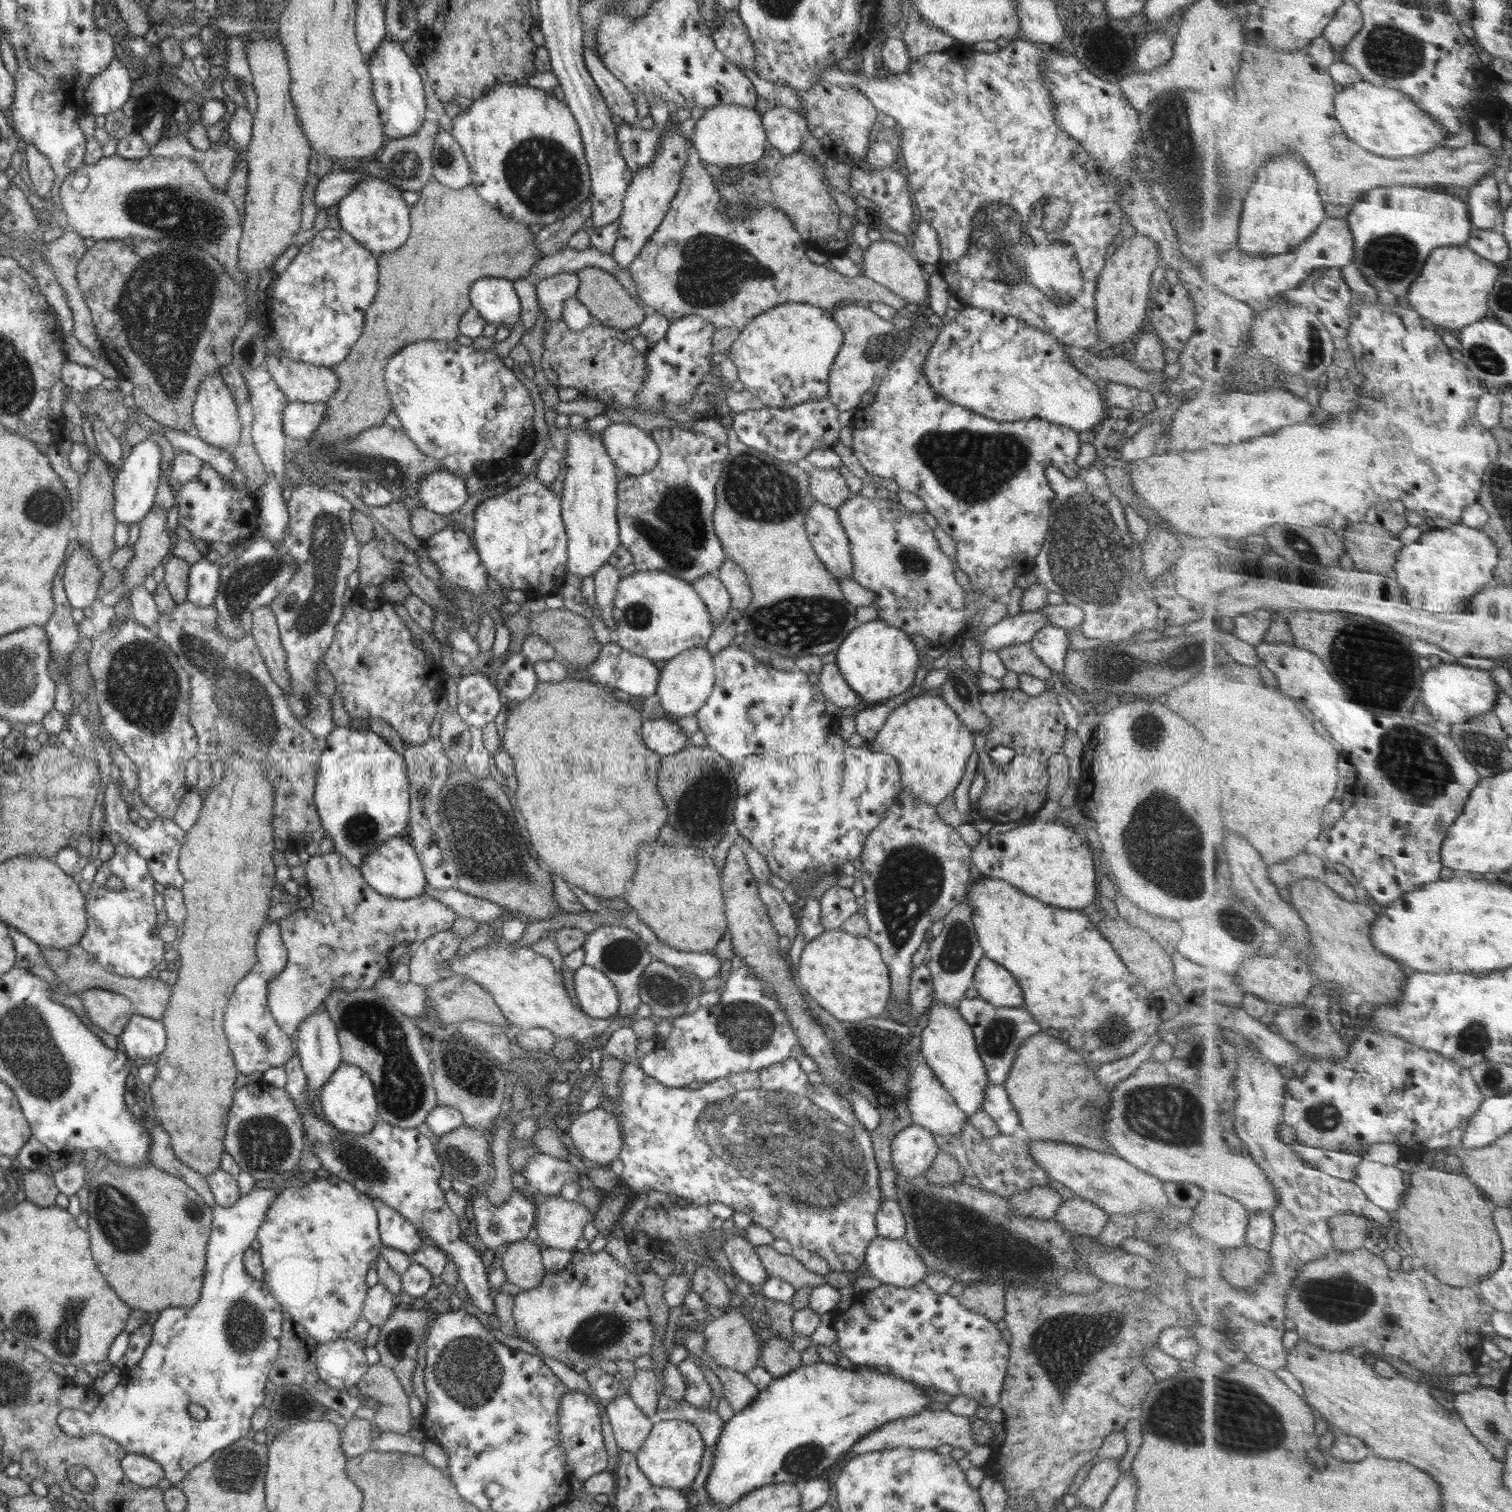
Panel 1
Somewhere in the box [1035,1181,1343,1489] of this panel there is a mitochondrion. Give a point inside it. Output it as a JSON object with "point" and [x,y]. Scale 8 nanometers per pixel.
{"point":[1207,1415]}

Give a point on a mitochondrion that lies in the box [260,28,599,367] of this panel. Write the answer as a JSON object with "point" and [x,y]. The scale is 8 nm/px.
{"point":[545,178]}

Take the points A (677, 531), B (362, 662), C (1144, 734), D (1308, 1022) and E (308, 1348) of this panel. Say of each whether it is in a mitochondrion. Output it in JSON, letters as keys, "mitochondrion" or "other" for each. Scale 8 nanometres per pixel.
{"A":"mitochondrion","B":"other","C":"mitochondrion","D":"mitochondrion","E":"other"}

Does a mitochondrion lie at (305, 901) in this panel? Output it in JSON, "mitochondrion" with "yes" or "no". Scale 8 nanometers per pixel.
{"mitochondrion":"no"}

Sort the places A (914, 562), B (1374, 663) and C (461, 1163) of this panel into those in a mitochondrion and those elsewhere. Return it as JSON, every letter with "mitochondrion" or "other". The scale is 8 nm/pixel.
{"A":"mitochondrion","B":"mitochondrion","C":"mitochondrion"}

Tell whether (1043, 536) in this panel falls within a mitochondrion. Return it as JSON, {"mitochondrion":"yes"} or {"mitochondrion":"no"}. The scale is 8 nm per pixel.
{"mitochondrion":"yes"}

